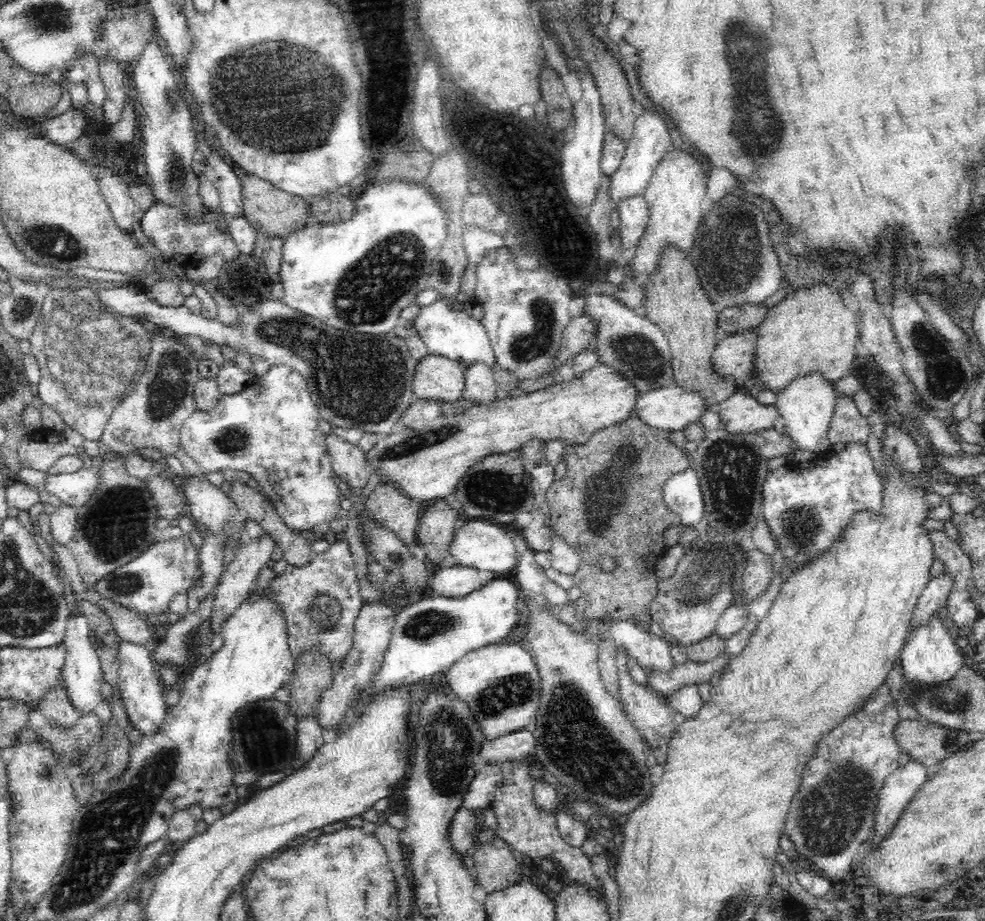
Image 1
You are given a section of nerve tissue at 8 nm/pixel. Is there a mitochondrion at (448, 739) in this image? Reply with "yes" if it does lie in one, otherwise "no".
yes

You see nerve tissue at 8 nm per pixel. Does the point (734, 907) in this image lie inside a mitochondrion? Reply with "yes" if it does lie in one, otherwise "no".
yes

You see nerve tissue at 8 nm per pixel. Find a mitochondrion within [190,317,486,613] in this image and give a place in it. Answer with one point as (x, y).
(410, 445)

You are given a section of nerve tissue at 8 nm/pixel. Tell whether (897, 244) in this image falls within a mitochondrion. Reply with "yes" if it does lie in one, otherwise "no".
no

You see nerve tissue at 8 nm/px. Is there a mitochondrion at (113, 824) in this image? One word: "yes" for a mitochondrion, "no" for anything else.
yes

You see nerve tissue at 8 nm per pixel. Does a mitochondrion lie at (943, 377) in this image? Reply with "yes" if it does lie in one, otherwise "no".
yes

